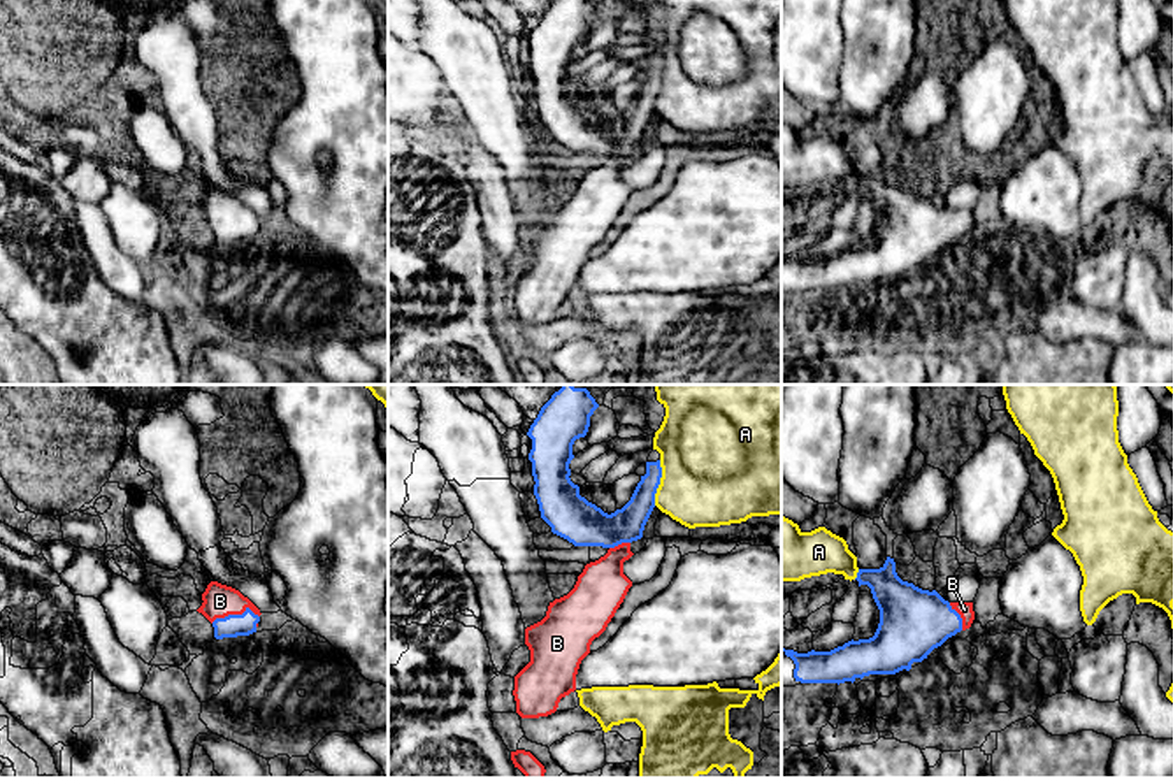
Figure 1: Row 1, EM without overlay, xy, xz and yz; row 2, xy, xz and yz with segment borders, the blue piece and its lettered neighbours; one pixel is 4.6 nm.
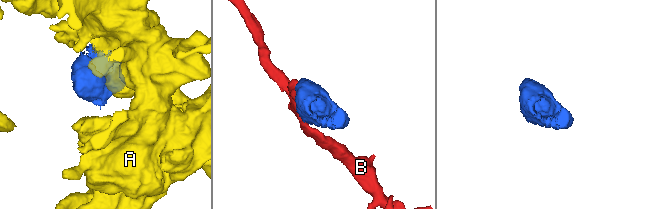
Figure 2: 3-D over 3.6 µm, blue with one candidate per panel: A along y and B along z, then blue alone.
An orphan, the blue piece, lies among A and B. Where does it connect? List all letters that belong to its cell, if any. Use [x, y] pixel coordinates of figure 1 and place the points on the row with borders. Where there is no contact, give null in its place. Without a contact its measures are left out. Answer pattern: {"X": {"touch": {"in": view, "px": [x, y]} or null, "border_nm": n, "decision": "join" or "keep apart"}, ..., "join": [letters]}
{"A": {"touch": {"in": "xz", "px": [659, 483]}, "border_nm": 220, "decision": "keep apart"}, "B": {"touch": {"in": "xy", "px": [234, 615]}, "border_nm": 220, "decision": "join"}, "join": ["B"]}

